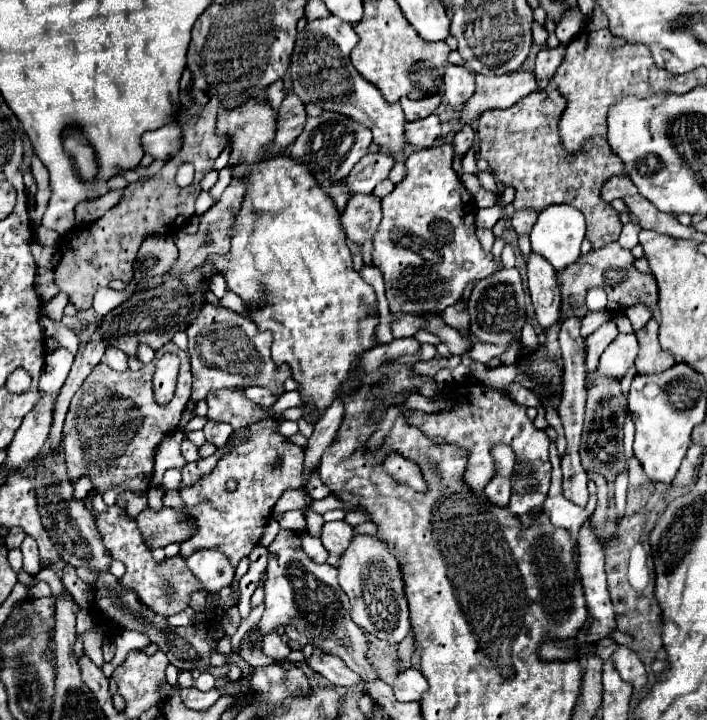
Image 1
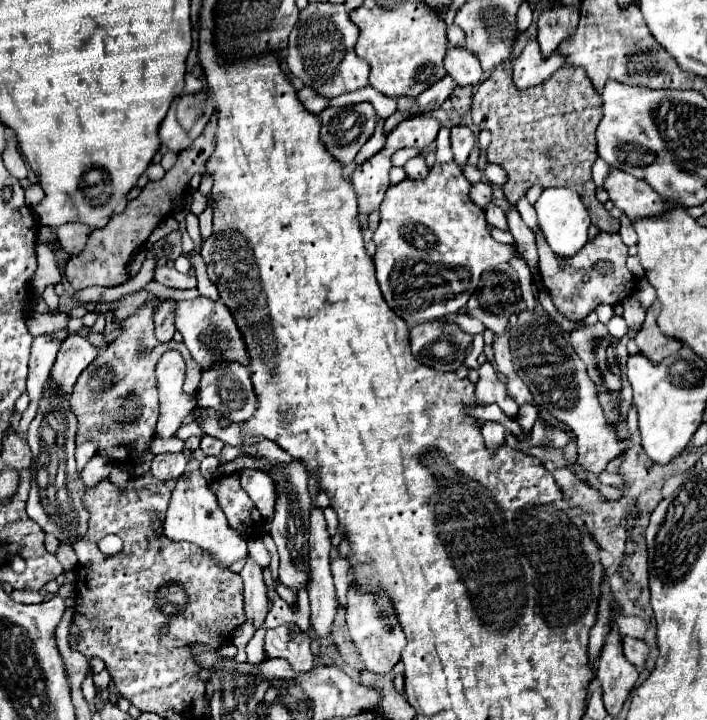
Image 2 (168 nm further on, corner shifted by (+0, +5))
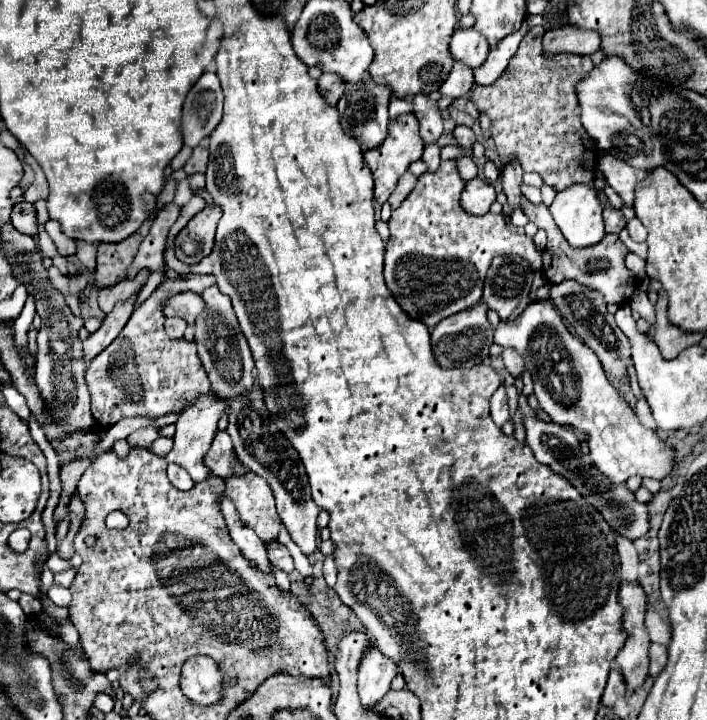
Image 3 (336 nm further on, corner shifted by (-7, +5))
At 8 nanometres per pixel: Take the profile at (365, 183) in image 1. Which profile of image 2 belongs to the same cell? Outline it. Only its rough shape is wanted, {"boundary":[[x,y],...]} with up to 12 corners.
{"boundary":[[399,149],[391,163],[393,167],[403,167],[417,149]]}

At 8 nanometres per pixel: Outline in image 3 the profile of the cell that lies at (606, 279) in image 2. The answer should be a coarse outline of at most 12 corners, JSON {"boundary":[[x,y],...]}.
{"boundary":[[522,197],[526,217],[548,233],[542,271],[598,289],[622,305],[636,291],[626,245],[606,235],[570,247],[546,205]]}

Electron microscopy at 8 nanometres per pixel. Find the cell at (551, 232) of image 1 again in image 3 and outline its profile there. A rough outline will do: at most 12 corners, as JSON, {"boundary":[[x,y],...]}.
{"boundary":[[560,191],[550,213],[572,247],[606,231],[598,193]]}

